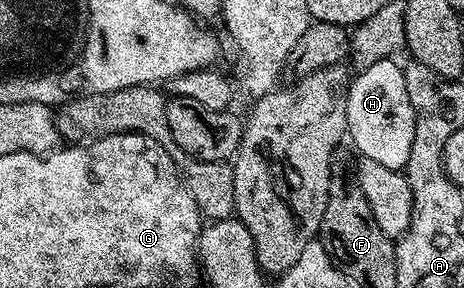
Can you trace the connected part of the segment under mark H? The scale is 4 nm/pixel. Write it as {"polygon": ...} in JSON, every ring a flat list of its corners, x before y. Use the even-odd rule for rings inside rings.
{"polygon":[[391,57,382,59,351,79,347,87,347,137,361,150,359,153,374,160,374,164,403,171,406,160,410,160,410,144,414,144,416,113,414,104,410,104,410,92,406,92,401,63,394,61]]}

